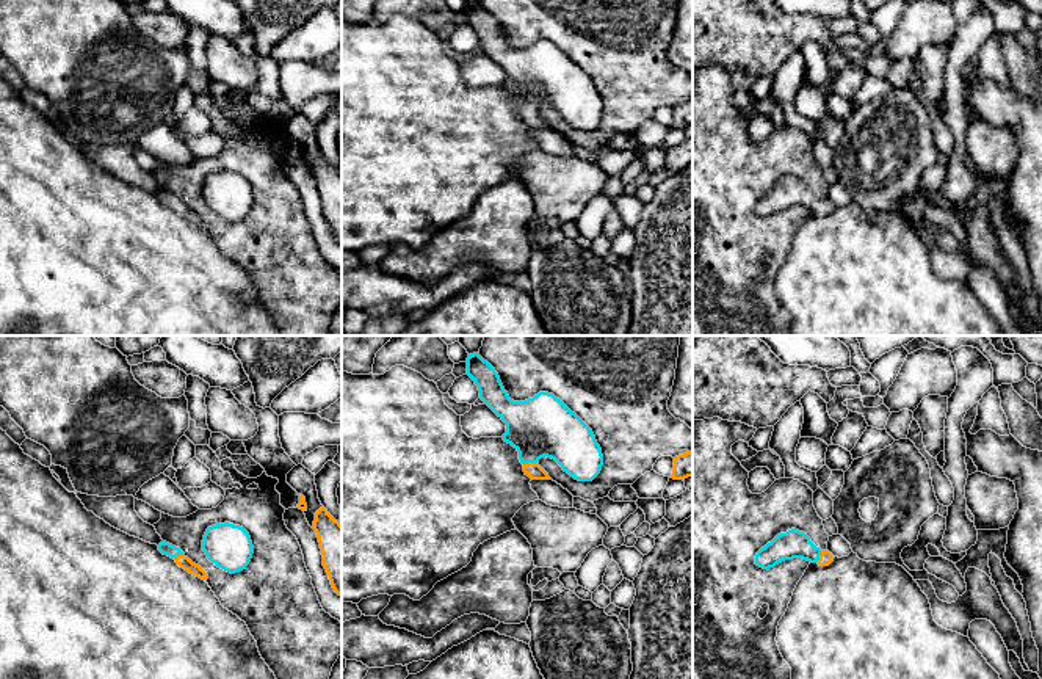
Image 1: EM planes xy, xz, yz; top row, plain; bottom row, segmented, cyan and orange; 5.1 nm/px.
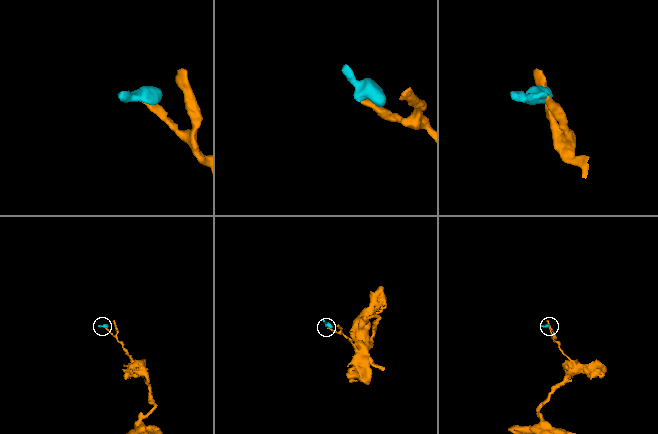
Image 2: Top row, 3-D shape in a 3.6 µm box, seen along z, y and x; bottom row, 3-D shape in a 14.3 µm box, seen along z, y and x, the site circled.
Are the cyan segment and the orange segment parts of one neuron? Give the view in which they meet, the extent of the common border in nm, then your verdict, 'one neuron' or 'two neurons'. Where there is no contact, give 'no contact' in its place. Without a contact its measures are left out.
contact in xz; length 70 nm; one neuron

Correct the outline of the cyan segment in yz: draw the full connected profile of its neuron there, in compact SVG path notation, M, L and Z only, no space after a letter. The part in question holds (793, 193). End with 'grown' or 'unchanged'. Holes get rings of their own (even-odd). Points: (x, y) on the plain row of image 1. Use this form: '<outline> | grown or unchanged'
M791 177L762 196L755 204L755 213L769 218L793 207L829 215L835 205L827 198L821 199L816 196L804 180Z | grown

